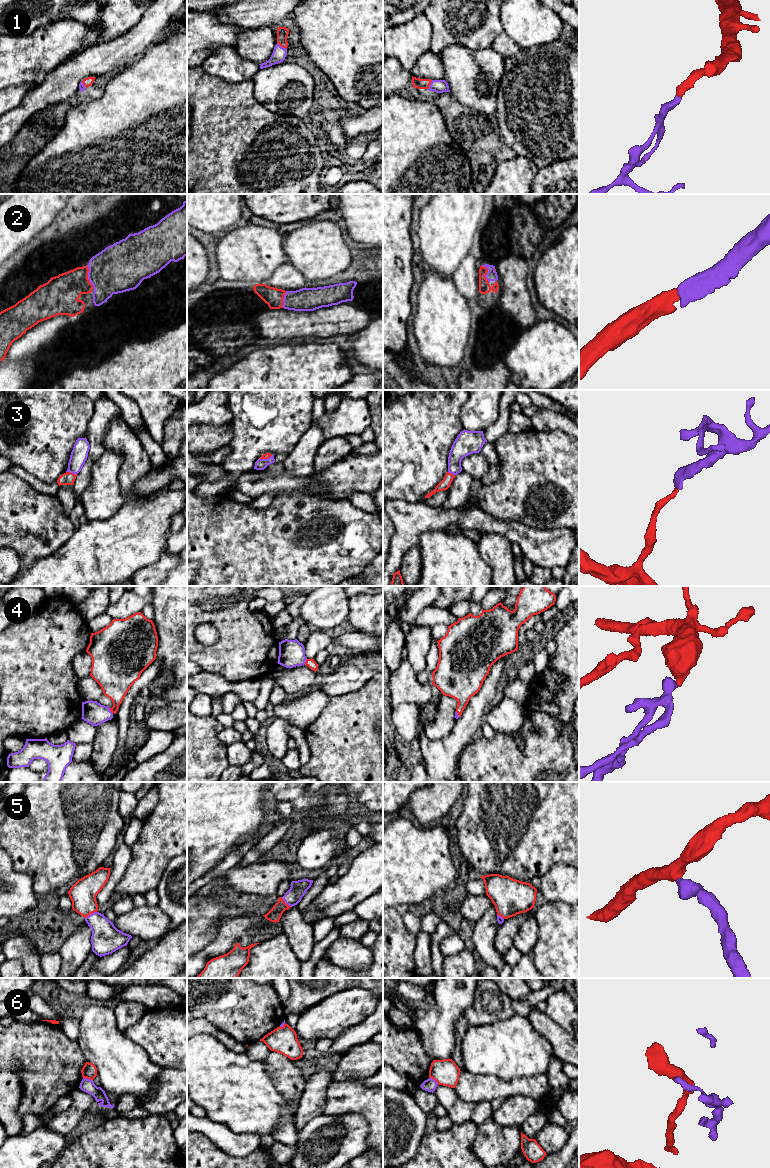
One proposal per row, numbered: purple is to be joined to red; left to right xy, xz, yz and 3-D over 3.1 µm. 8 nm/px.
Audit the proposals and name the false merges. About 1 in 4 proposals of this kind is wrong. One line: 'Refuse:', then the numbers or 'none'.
Refuse: 6

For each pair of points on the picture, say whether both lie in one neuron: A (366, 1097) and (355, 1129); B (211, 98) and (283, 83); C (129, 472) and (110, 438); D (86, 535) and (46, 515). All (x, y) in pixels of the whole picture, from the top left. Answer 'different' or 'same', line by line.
A: different
B: different
C: same
D: different

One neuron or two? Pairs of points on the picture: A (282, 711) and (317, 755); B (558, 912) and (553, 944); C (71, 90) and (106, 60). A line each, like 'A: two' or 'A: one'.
A: two
B: one
C: one

